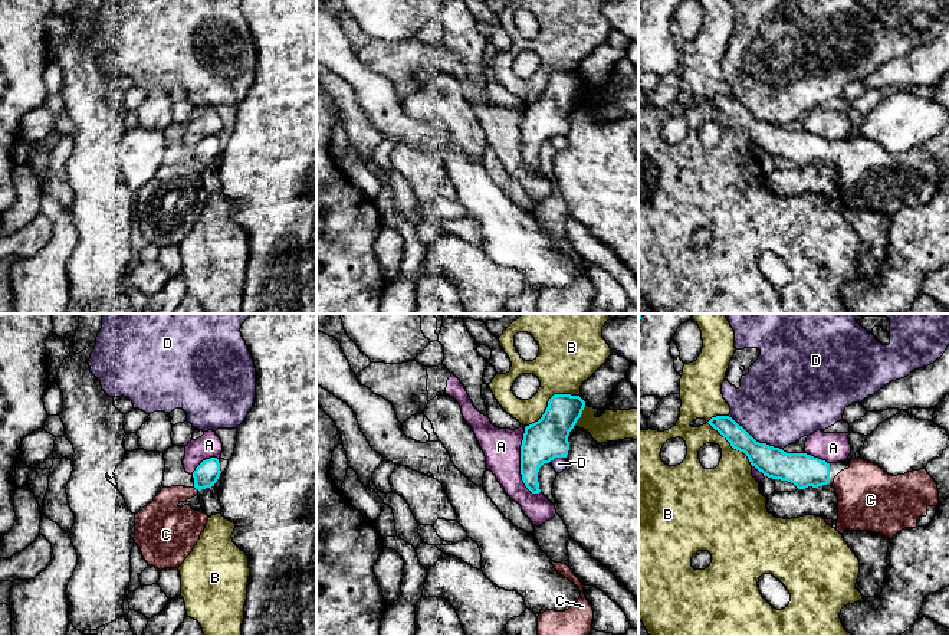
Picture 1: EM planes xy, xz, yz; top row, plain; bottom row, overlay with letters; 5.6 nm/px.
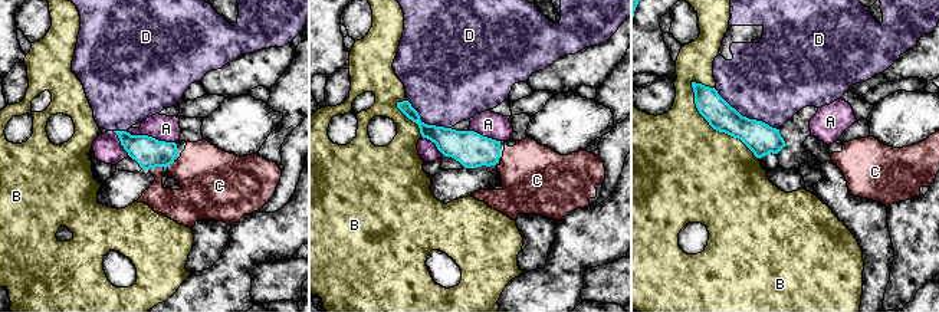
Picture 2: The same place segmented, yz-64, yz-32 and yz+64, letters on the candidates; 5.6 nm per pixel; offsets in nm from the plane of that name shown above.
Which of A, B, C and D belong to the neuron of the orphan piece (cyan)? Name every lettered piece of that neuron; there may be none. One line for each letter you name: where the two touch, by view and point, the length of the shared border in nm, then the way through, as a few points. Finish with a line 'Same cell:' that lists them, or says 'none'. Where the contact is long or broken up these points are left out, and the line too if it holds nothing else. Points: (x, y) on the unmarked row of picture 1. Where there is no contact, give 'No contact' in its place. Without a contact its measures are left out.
C: Touches cyan at xy (197, 166). Shared border 40 nm. Path across: xy (207, 150), (197, 166), (176, 180), (179, 206)
Same cell: C

